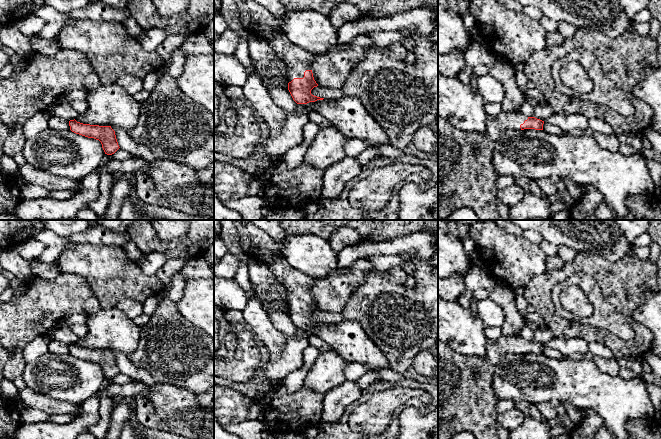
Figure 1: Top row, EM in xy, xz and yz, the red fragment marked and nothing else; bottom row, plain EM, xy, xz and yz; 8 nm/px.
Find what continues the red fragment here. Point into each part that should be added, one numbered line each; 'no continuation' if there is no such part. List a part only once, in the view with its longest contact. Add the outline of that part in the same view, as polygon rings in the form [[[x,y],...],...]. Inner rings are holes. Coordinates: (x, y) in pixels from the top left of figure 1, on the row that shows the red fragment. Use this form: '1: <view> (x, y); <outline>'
1: xz (296, 60); [[[278,35],[275,39],[267,39],[266,42],[270,49],[282,58],[288,82],[294,78],[303,78],[304,72],[311,70],[315,55],[296,46],[286,36]]]

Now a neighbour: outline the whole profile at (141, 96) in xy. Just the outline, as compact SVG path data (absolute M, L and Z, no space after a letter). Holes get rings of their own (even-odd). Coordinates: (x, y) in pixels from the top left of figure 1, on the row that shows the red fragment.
M142 89L141 91L137 92L133 97L138 103L144 103L150 96L150 92Z

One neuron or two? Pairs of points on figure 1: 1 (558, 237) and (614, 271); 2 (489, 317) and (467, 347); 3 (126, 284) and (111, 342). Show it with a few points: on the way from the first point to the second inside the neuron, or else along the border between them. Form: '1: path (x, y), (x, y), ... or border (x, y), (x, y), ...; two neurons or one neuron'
1: border (578, 252), (593, 252), (604, 259); two neurons
2: border (477, 315), (485, 325); two neurons
3: border (114, 306), (102, 308); two neurons

